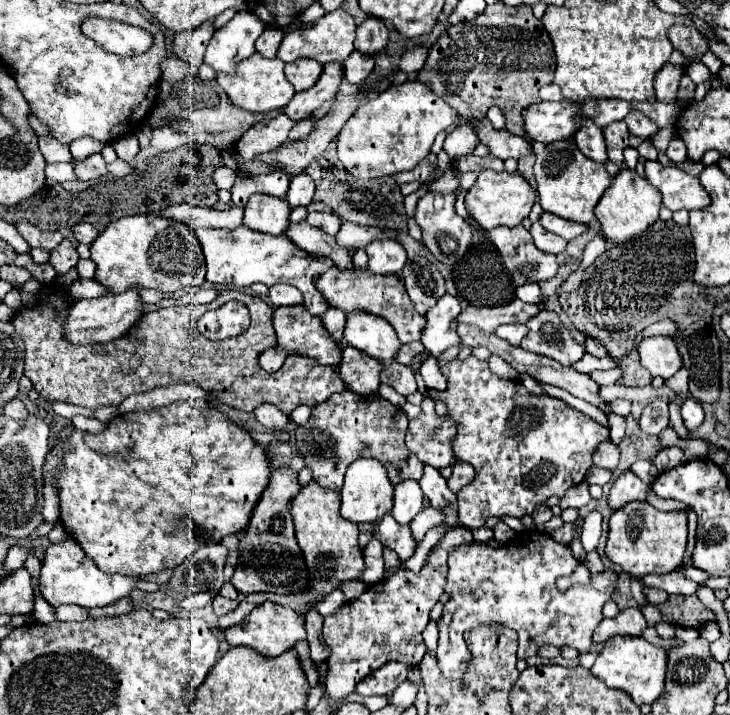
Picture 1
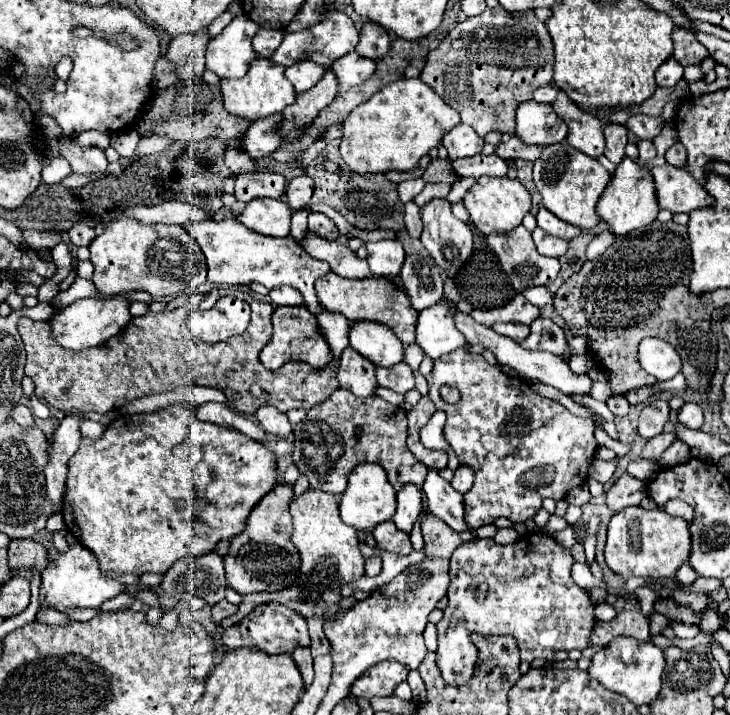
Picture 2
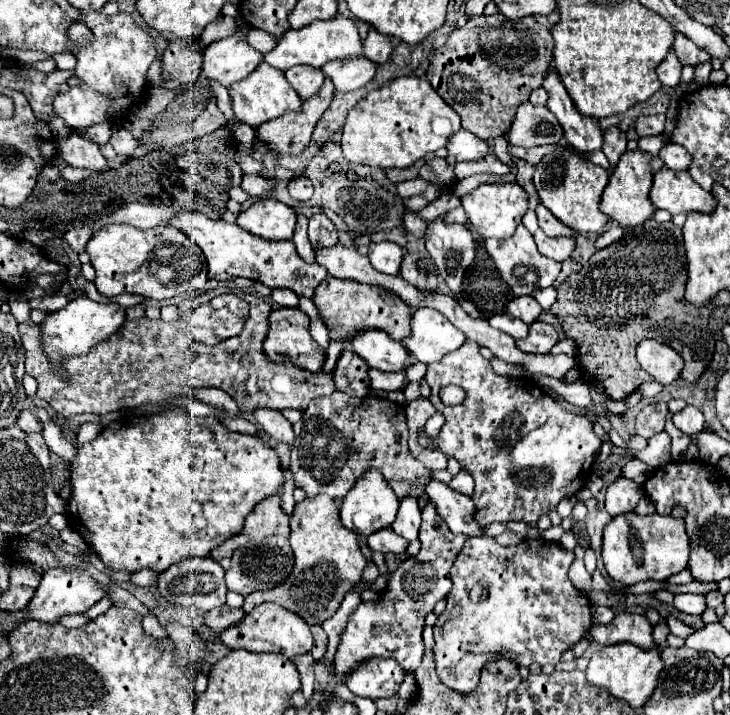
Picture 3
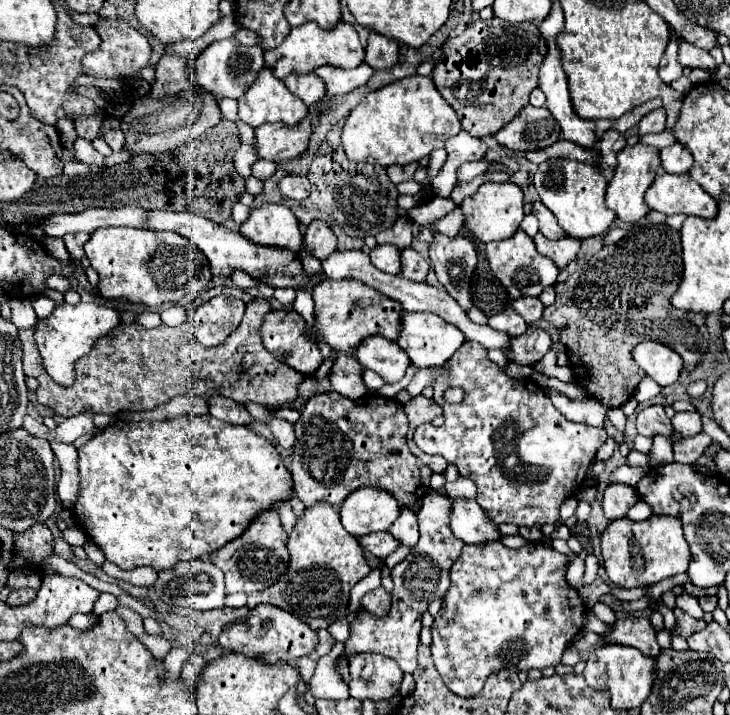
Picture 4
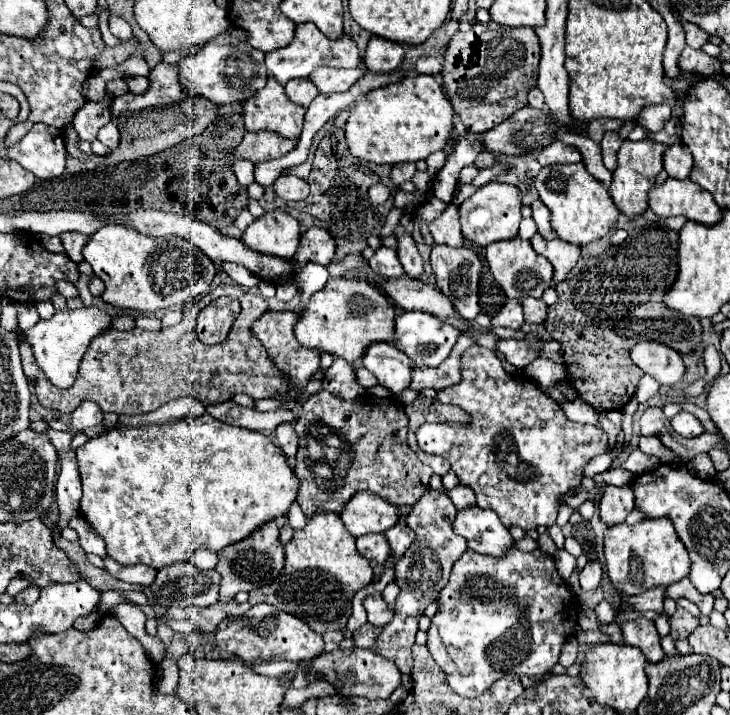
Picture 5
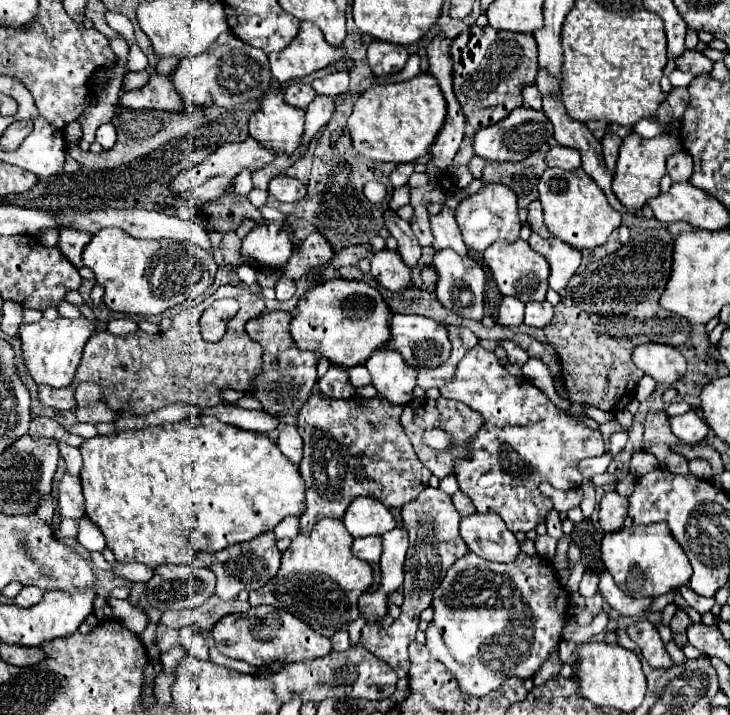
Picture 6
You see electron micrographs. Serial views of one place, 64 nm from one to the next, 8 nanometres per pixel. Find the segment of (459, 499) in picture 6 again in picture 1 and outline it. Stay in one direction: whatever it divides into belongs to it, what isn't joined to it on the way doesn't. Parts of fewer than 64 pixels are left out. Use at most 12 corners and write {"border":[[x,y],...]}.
{"border":[[464,462],[454,464],[448,480],[452,492],[460,492],[474,480],[474,468]]}

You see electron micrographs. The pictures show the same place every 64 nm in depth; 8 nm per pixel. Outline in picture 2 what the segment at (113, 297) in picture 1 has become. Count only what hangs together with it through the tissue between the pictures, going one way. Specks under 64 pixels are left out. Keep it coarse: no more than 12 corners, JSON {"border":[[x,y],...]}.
{"border":[[124,296],[74,300],[50,318],[74,352],[104,344],[132,318]]}

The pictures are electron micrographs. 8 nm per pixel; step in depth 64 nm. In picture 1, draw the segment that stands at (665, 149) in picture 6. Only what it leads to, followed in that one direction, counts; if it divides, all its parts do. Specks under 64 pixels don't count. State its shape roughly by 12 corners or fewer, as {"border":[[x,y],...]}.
{"border":[[622,168],[594,208],[612,242],[658,220],[660,192]]}

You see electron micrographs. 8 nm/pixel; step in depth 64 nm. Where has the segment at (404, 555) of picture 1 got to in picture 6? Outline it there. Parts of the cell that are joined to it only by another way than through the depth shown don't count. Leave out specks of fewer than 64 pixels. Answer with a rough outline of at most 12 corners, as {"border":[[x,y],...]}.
{"border":[[356,538],[352,554],[370,564],[380,560],[382,538]]}

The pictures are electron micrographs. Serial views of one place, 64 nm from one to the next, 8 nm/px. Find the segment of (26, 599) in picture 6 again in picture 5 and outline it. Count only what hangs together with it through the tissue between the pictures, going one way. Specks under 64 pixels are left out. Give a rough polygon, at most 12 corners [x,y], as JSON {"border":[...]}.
{"border":[[28,586],[16,596],[18,604],[34,604],[40,588]]}

